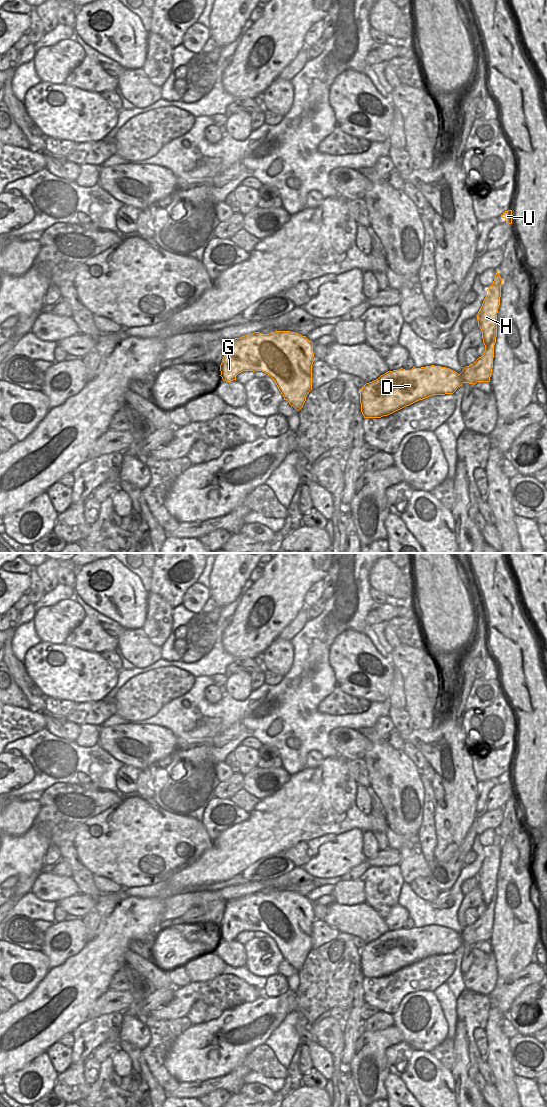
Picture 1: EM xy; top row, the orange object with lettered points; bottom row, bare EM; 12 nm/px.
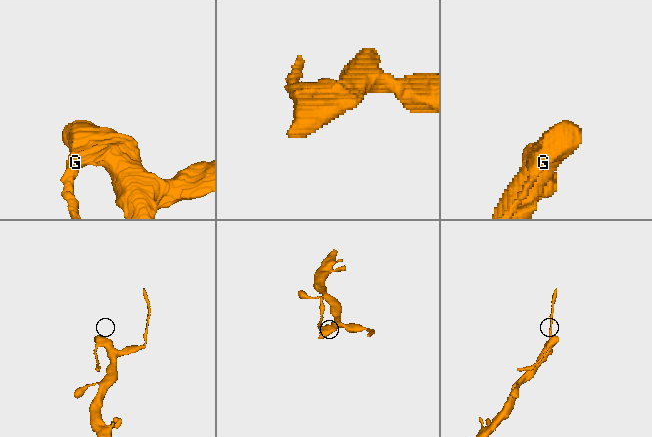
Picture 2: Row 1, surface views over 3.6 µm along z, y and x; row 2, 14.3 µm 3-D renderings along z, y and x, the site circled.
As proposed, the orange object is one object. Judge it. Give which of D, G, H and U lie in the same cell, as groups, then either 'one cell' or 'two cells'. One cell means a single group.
D G H U | one cell

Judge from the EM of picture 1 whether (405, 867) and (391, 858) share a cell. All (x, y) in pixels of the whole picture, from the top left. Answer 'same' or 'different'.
different

